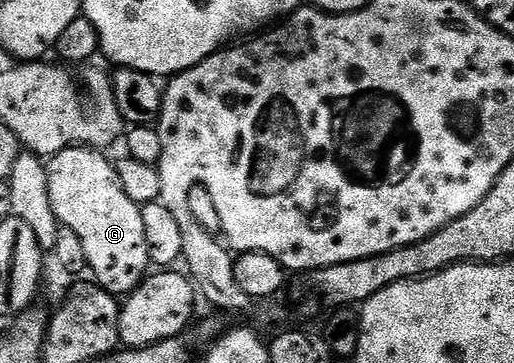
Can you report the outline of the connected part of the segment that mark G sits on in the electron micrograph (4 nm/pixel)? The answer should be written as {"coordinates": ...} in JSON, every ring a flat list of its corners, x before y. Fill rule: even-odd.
{"coordinates":[[74,145,54,154,47,162,48,182,50,183,50,207,54,207,54,215,61,225,70,227,78,239,82,239,82,248,86,250,88,269,93,273,95,284,102,286,108,293,127,295,136,290,144,282,150,269,148,248,146,247,146,231,142,228,140,206,135,205,122,191,122,183,116,174,116,166,104,158,99,149,90,149,87,145]]}

